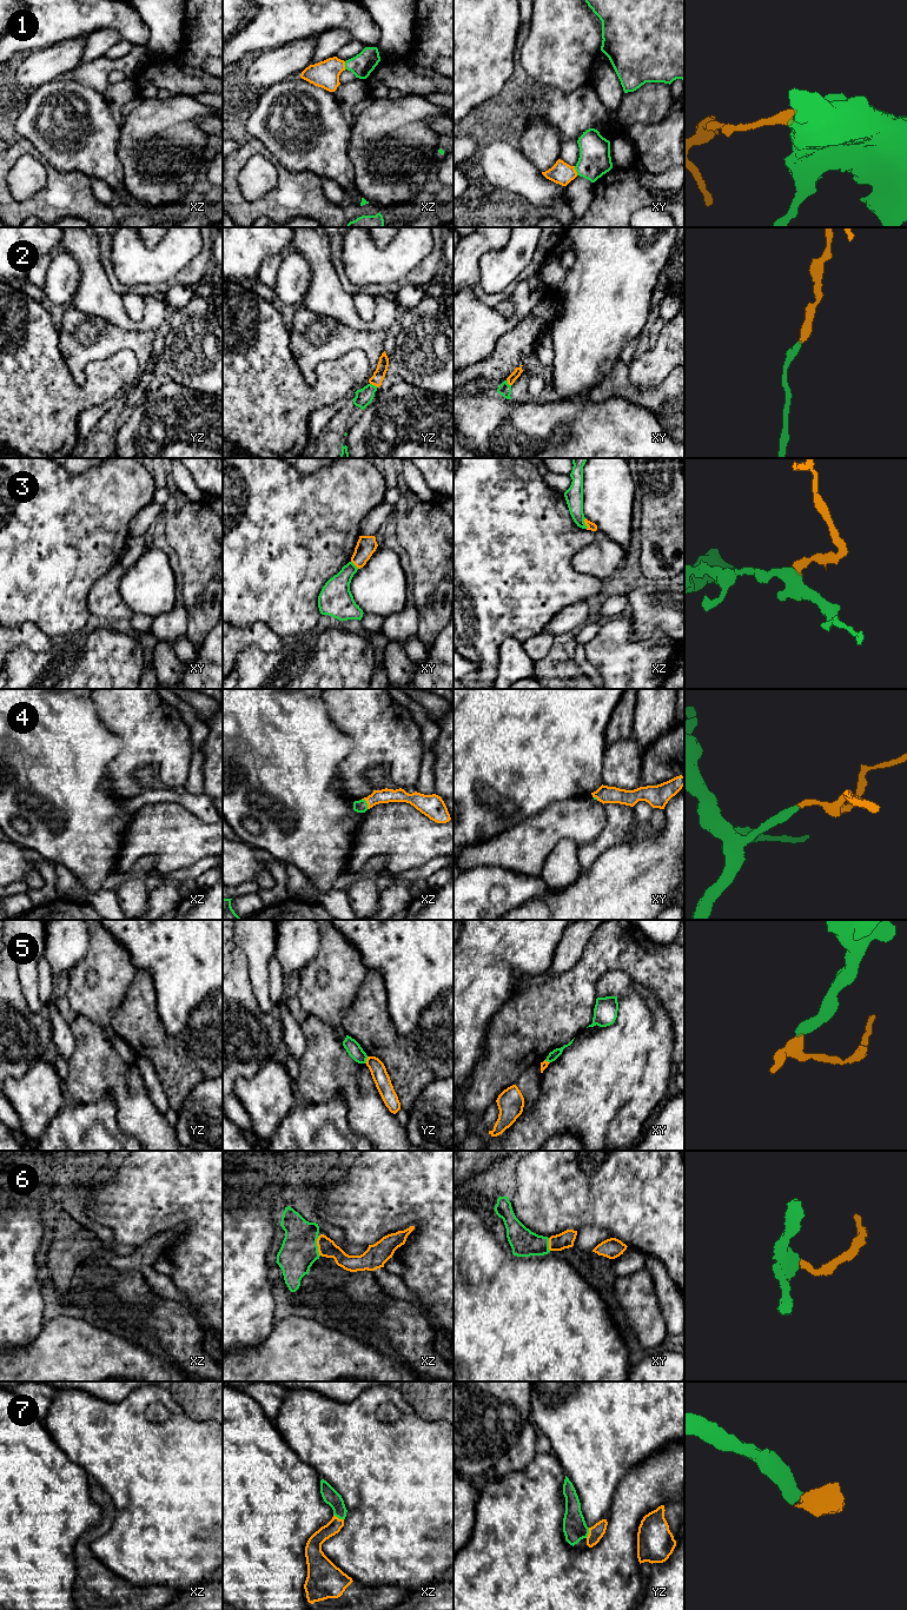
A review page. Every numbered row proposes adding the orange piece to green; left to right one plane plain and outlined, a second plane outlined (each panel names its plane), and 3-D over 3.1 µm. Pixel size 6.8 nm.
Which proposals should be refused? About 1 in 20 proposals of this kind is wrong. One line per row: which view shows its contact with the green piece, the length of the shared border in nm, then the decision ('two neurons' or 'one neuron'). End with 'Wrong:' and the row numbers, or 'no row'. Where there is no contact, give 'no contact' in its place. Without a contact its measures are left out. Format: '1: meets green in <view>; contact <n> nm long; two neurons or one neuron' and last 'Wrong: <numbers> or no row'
1: meets green in xy; contact 70 nm long; one neuron
2: meets green in yz; contact 60 nm long; one neuron
3: meets green in xz; contact 70 nm long; one neuron
4: meets green in xz; contact 80 nm long; one neuron
5: meets green in yz; contact 50 nm long; two neurons
6: meets green in xz; contact 140 nm long; one neuron
7: meets green in xz; contact 80 nm long; one neuron
Wrong: 5

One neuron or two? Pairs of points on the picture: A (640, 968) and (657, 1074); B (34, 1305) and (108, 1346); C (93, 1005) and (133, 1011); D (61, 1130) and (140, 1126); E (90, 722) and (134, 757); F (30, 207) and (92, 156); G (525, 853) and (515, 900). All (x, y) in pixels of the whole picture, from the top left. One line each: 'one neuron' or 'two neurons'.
A: two neurons
B: two neurons
C: two neurons
D: two neurons
E: two neurons
F: two neurons
G: two neurons

